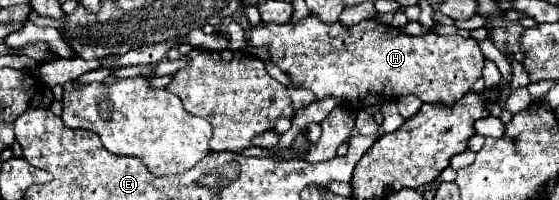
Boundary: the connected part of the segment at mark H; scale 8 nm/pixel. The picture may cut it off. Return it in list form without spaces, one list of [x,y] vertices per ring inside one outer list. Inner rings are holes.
[[[312,16],[298,24],[260,24],[252,26],[250,44],[258,48],[266,46],[270,52],[270,60],[286,76],[290,76],[294,88],[312,90],[316,94],[316,100],[324,100],[328,96],[340,98],[340,106],[350,106],[352,110],[364,110],[368,96],[398,100],[406,94],[414,94],[426,104],[450,106],[472,90],[484,68],[484,56],[474,38],[462,38],[458,34],[448,38],[434,32],[428,32],[424,36],[408,36],[394,26],[378,24],[374,20],[364,20],[352,28],[346,28],[340,22],[324,24]]]

